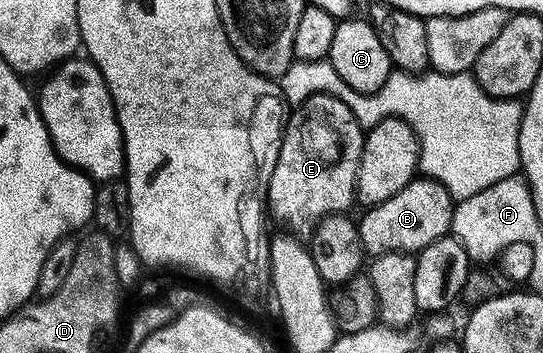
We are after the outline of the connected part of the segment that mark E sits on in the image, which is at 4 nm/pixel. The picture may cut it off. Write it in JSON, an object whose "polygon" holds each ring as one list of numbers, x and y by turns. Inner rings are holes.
{"polygon":[[325,92,307,96,293,112,296,113,287,117,284,135,280,138,278,162,274,162,274,174,268,183,266,208,271,219,273,216,284,227,281,229,297,238,308,238,323,216,347,213,348,207,354,204,366,129,354,118,354,110,350,110,346,102,327,96]]}

